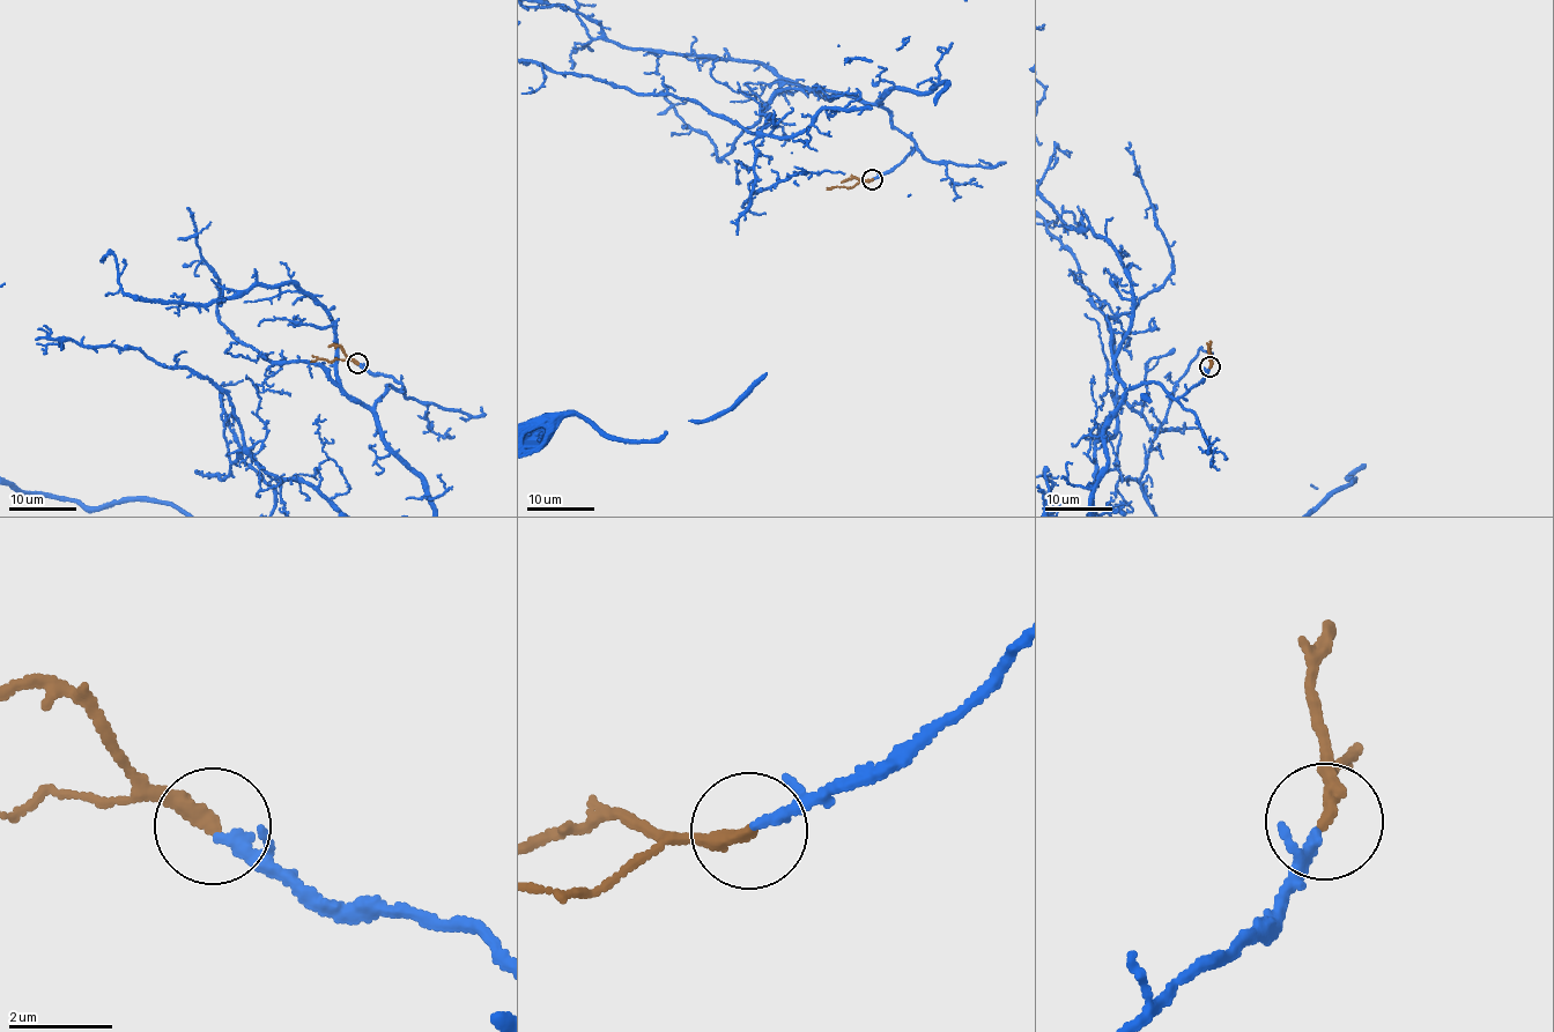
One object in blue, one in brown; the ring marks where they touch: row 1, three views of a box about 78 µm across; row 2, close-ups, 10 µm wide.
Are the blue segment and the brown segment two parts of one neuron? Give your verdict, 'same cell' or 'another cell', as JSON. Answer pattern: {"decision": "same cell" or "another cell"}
{"decision": "same cell"}

